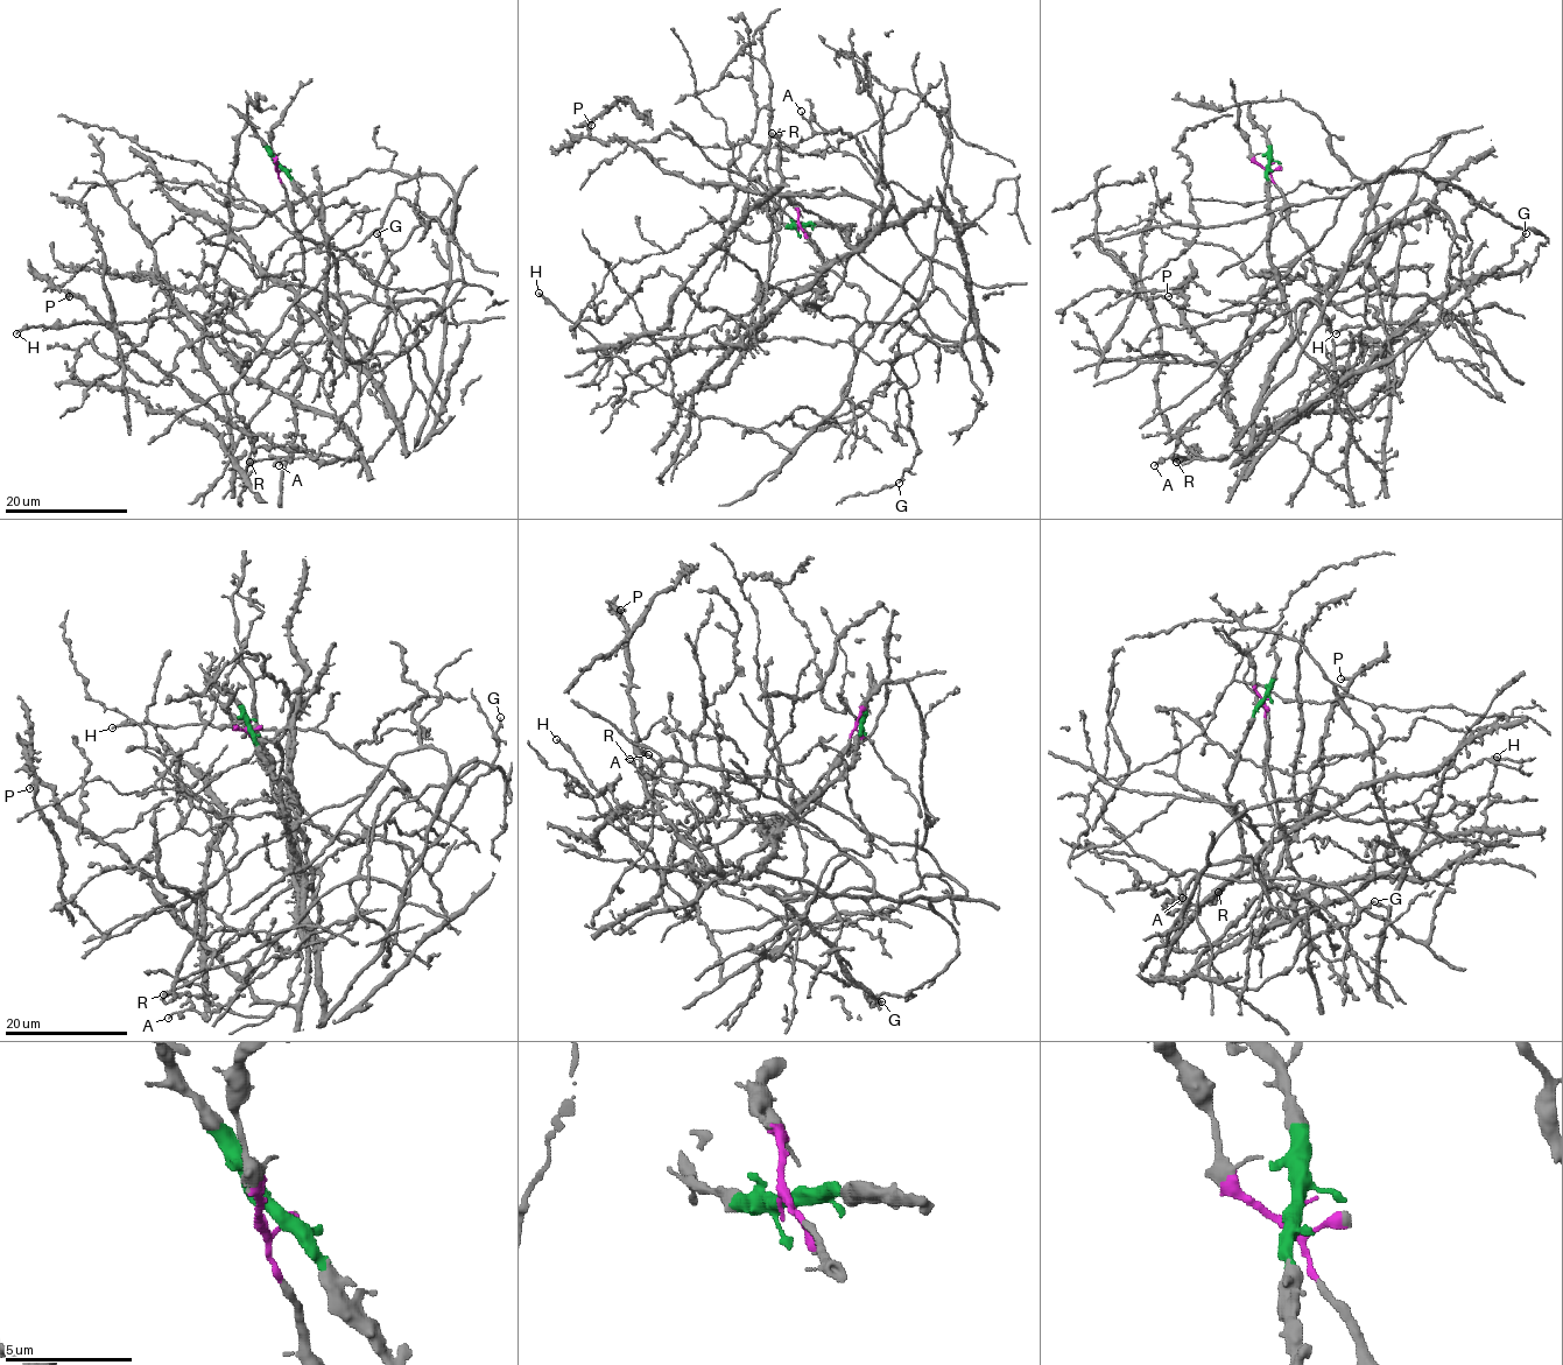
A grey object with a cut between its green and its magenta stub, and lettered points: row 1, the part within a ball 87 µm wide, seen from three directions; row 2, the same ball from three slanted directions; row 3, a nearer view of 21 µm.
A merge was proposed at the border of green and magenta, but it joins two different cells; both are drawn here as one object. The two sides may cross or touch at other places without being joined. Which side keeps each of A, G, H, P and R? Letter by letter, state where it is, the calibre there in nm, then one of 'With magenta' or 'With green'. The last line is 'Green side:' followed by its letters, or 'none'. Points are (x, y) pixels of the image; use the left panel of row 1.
A: Place: (279, 465). Thickness 170 nm. With green
G: Place: (377, 233). Thickness 190 nm. With green
H: Place: (16, 333). Thickness 200 nm. With green
P: Place: (69, 296). Thickness 200 nm. With green
R: Place: (250, 462). Thickness 500 nm. With green
Green side: A, G, H, P, R

